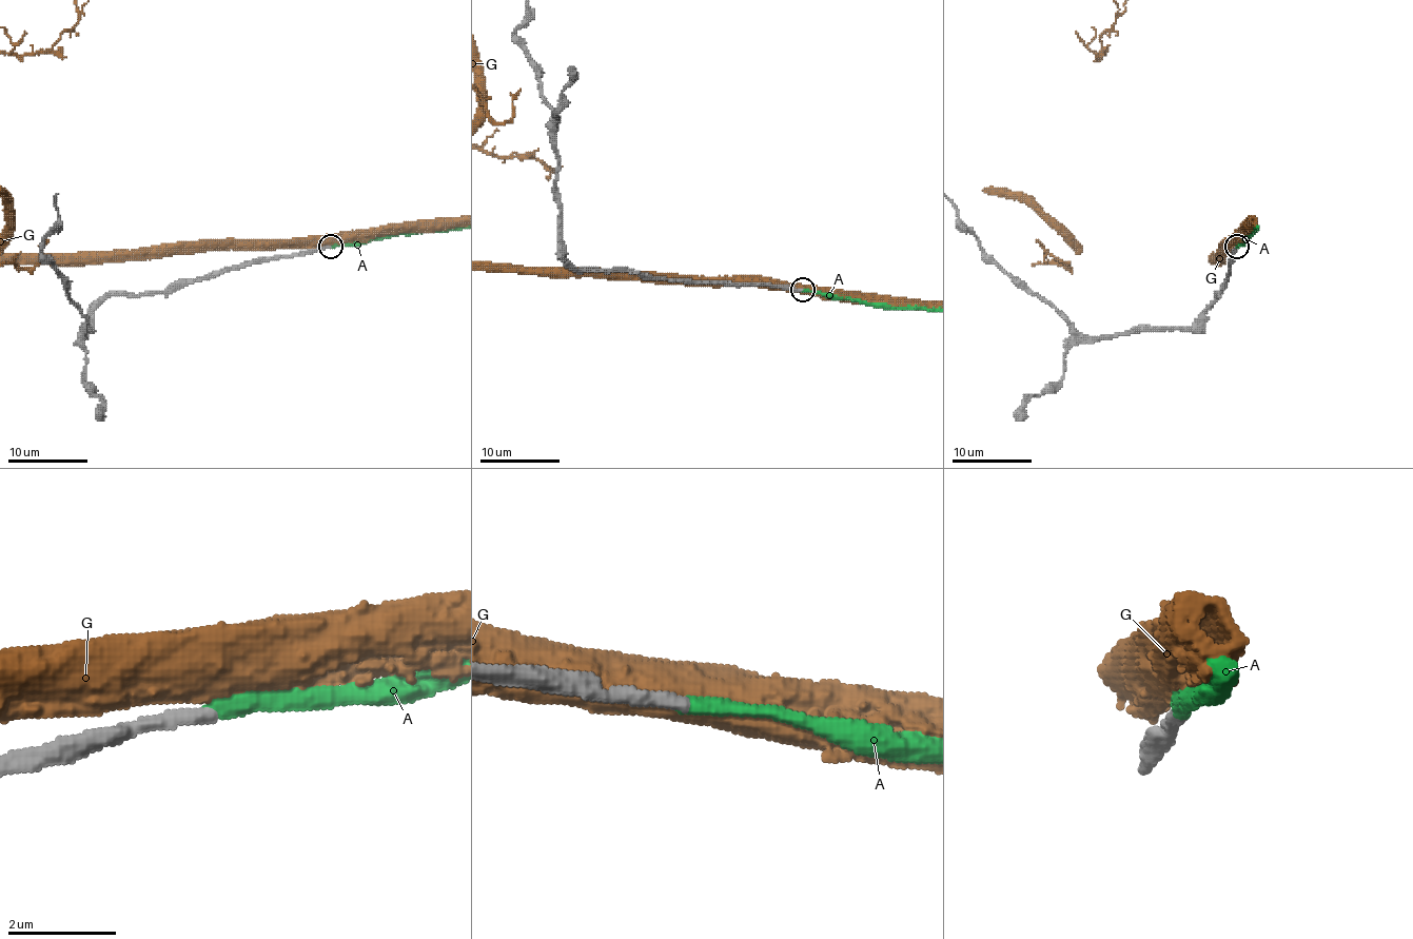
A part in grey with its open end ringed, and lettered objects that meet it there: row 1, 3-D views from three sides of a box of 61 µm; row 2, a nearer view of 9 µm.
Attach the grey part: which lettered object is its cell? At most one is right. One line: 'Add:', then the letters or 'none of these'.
Add: A

